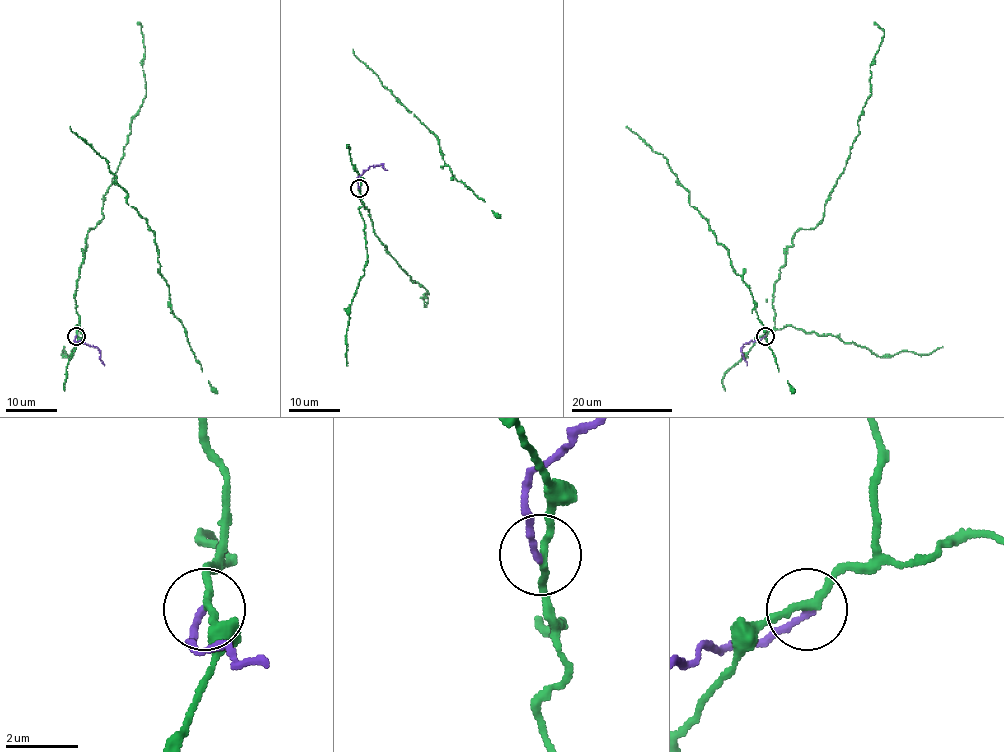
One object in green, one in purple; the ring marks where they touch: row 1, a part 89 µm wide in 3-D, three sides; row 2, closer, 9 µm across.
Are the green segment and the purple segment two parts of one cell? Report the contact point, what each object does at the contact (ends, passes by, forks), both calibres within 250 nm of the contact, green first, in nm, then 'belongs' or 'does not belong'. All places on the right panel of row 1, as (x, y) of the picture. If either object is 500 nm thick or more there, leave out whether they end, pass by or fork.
(765, 336) | green passes by | purple ends | 190/190 nm | does not belong

